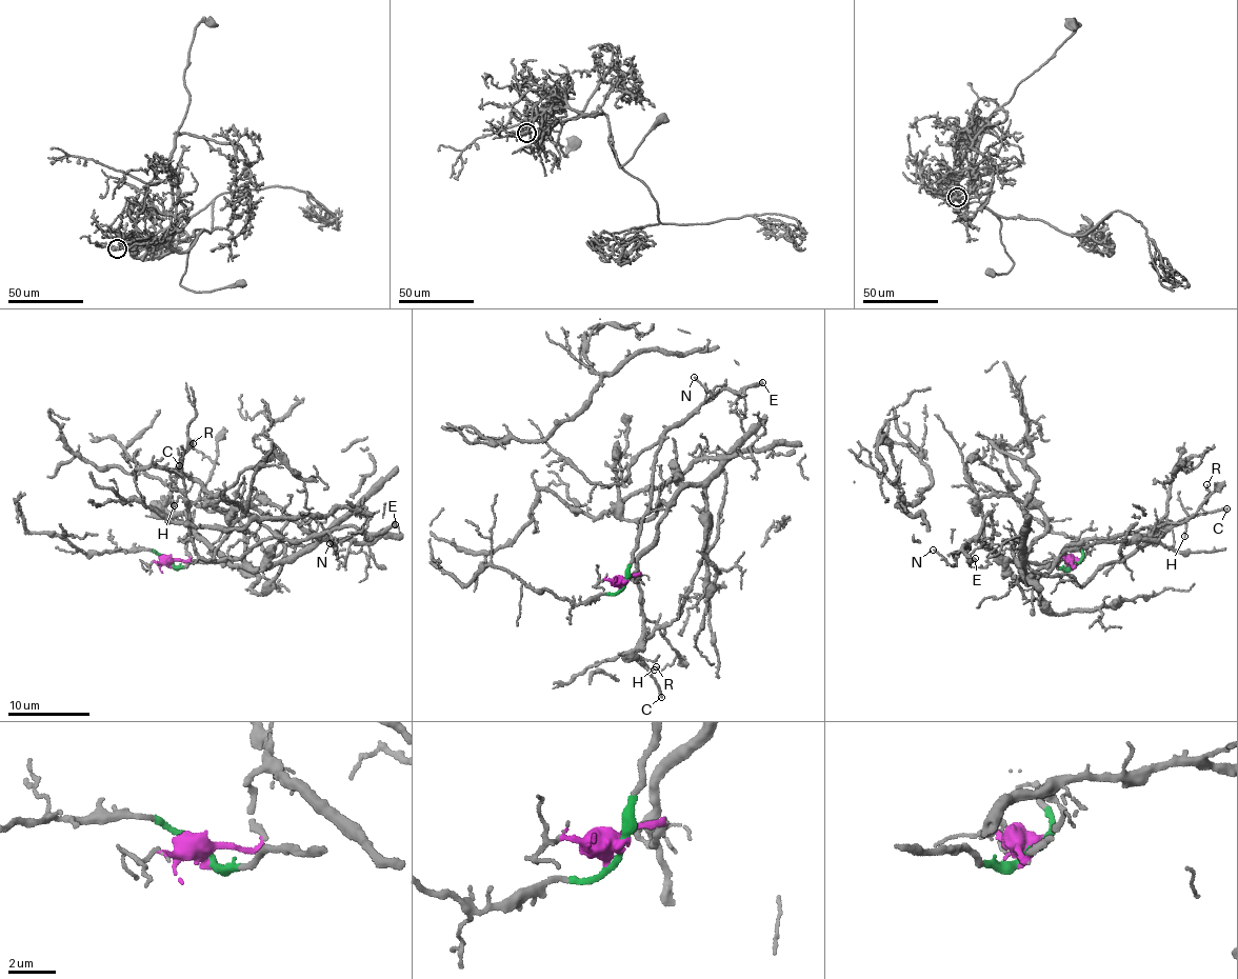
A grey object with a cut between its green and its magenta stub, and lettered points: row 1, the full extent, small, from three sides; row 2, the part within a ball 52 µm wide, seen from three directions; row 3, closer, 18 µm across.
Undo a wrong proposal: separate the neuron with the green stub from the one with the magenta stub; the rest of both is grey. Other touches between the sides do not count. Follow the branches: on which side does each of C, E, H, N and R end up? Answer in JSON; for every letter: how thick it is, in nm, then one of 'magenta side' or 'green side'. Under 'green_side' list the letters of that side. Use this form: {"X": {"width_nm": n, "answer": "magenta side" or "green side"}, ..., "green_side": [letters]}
{"C": {"width_nm": 220, "answer": "magenta side"}, "E": {"width_nm": 280, "answer": "green side"}, "H": {"width_nm": 120, "answer": "magenta side"}, "N": {"width_nm": 110, "answer": "green side"}, "R": {"width_nm": 110, "answer": "magenta side"}, "green_side": ["E", "N"]}

